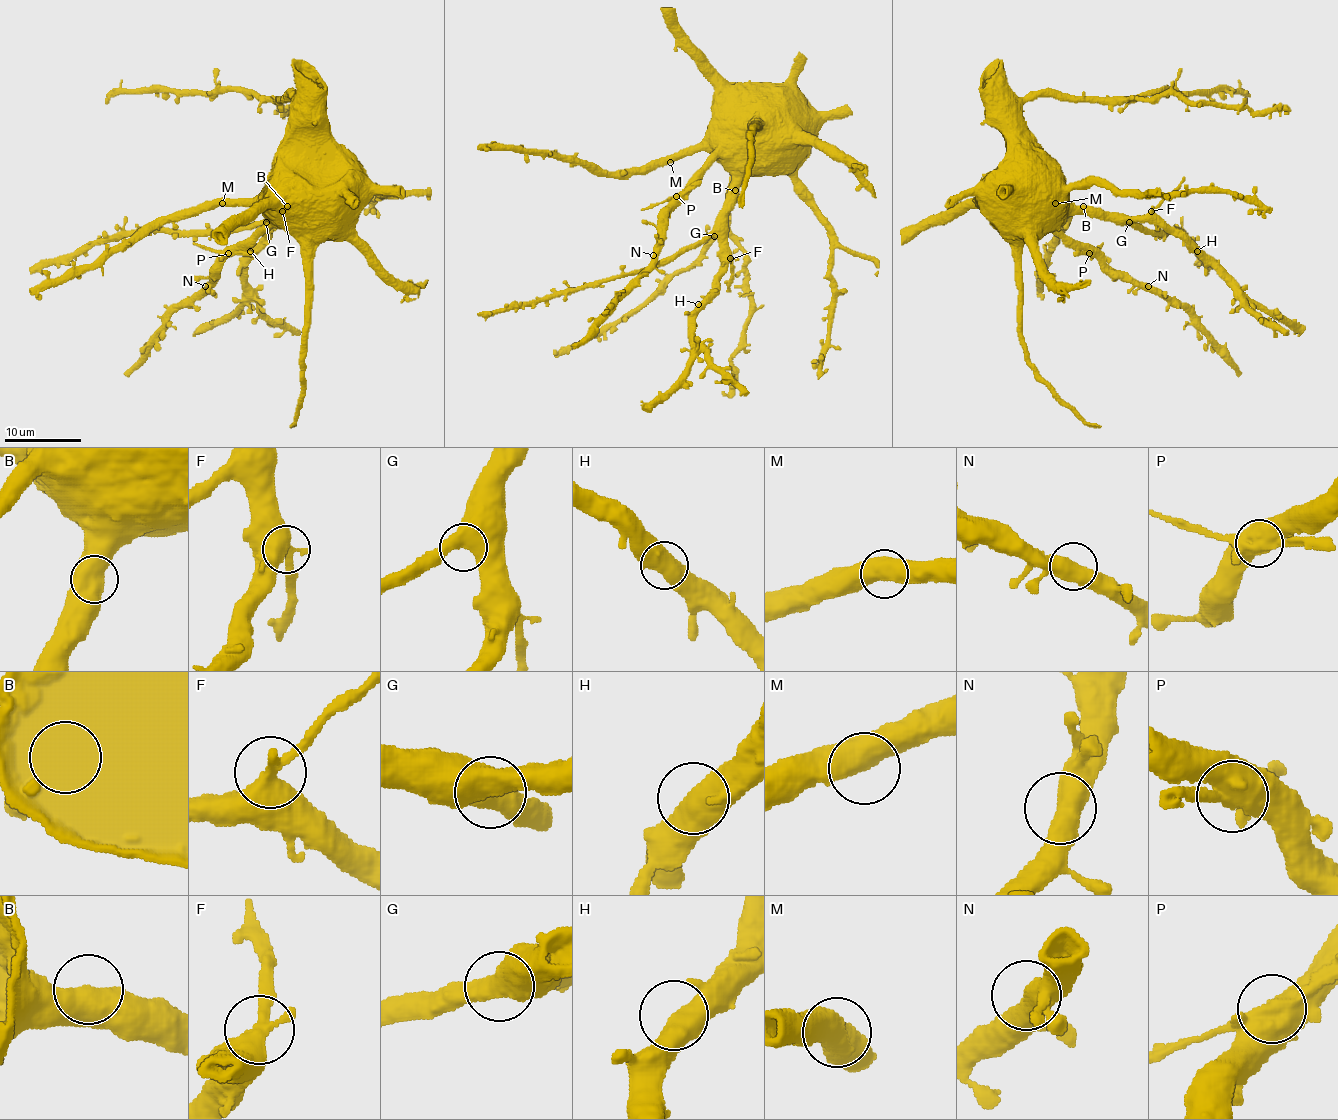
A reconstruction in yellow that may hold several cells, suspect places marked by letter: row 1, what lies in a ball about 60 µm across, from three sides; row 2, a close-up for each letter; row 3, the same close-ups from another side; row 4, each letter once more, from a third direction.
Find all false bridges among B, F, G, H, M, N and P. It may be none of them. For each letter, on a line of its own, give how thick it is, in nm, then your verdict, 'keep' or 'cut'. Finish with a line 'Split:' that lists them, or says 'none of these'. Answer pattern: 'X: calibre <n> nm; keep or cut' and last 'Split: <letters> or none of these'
B: calibre 800 nm; keep
F: calibre 480 nm; cut
G: calibre 550 nm; keep
H: calibre 500 nm; keep
M: calibre 550 nm; keep
N: calibre 550 nm; keep
P: calibre 900 nm; cut
Split: F, P

